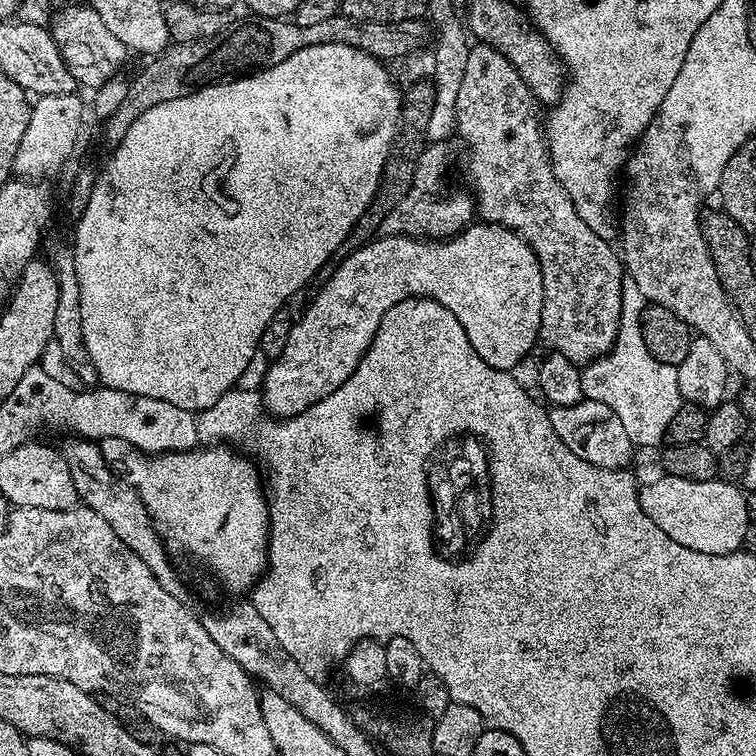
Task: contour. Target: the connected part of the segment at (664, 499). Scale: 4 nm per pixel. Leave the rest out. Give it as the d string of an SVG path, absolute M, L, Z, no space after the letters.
M660 474L657 480L652 480L645 488L643 485L639 489L640 505L646 518L650 518L650 522L654 522L654 526L658 526L662 530L662 534L674 538L674 542L678 542L690 550L698 550L702 554L722 554L725 556L731 552L741 551L745 547L744 539L748 536L748 519L750 519L748 496L739 487L737 488L732 484L727 484L723 478L687 480L686 478Z

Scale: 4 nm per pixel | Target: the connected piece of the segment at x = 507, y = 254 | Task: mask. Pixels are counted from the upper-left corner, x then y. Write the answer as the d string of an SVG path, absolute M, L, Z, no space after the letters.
M473 222L463 232L457 232L455 236L445 239L443 242L414 236L398 236L395 234L384 234L381 237L381 240L372 240L369 244L364 244L361 248L354 249L333 270L332 277L321 286L320 293L309 302L308 309L301 316L298 316L298 319L293 323L290 336L286 338L285 352L277 360L271 361L267 365L269 368L268 373L264 376L262 399L265 409L273 417L287 418L289 416L297 416L298 414L302 414L302 410L314 406L322 398L334 394L334 390L338 390L338 386L342 386L342 382L346 382L346 378L350 378L350 374L354 374L358 362L368 352L370 342L374 342L374 334L378 334L378 322L382 322L382 314L386 314L386 310L390 310L390 306L398 306L398 302L402 302L403 300L430 298L434 302L446 306L446 310L450 310L454 314L454 318L458 318L458 322L462 322L462 326L466 330L466 338L470 338L470 346L474 346L478 358L482 358L482 362L486 362L486 366L490 366L499 372L512 372L516 370L516 367L531 354L532 347L538 344L540 340L540 323L542 322L542 302L544 301L542 270L540 269L540 263L534 254L534 250L519 234L510 231L509 228L503 228L500 224Z

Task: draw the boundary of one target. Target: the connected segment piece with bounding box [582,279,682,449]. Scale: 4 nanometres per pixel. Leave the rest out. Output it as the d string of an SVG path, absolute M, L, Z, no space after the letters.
M625 279L616 344L599 360L593 360L582 372L584 399L593 400L614 410L626 434L641 449L652 448L659 440L663 441L667 437L670 418L678 414L682 403L676 365L658 362L654 354L646 350L646 342L642 342L640 319L645 303L642 290L638 290L632 280Z

